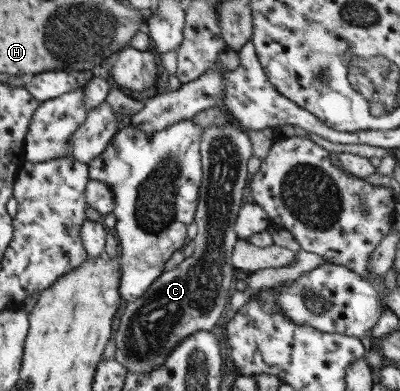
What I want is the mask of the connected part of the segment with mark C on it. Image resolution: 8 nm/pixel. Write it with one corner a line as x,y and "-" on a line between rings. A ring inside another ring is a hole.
214,125
202,129
199,142
201,177
199,195
194,213
194,223
197,225
191,256
169,271
163,270
157,279
143,292
141,297
131,303
126,303
119,319
117,330
113,333
115,346
114,360
126,371
143,373
159,367
165,361
170,351
187,336
197,331
216,331
221,311
227,305
227,299
232,291
234,267
230,257
234,243
238,240
233,225
238,209
245,197
249,174
245,165
252,155
251,144
246,131
235,125

